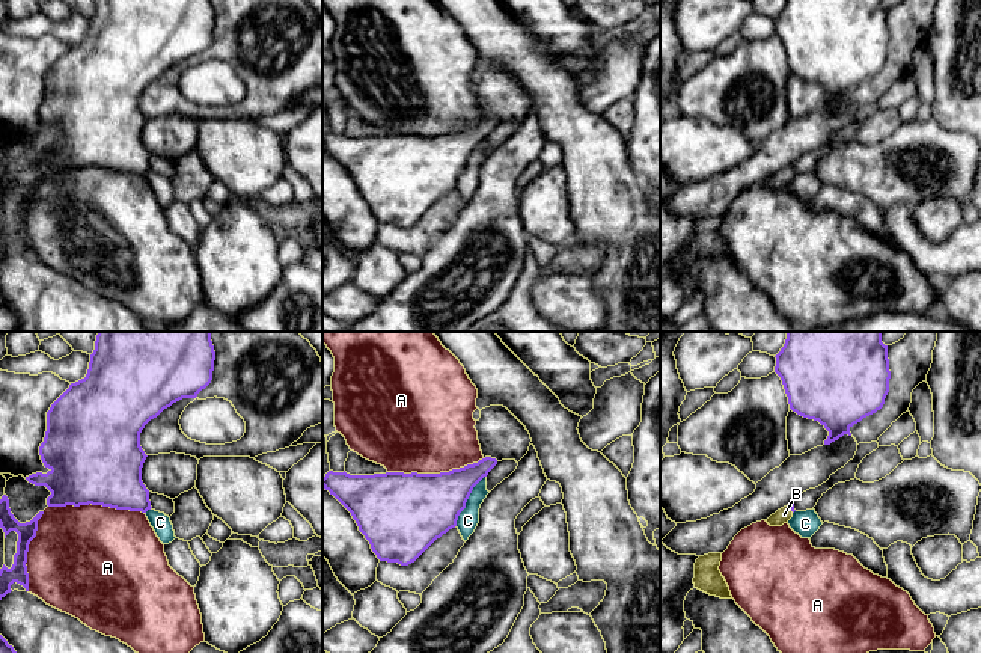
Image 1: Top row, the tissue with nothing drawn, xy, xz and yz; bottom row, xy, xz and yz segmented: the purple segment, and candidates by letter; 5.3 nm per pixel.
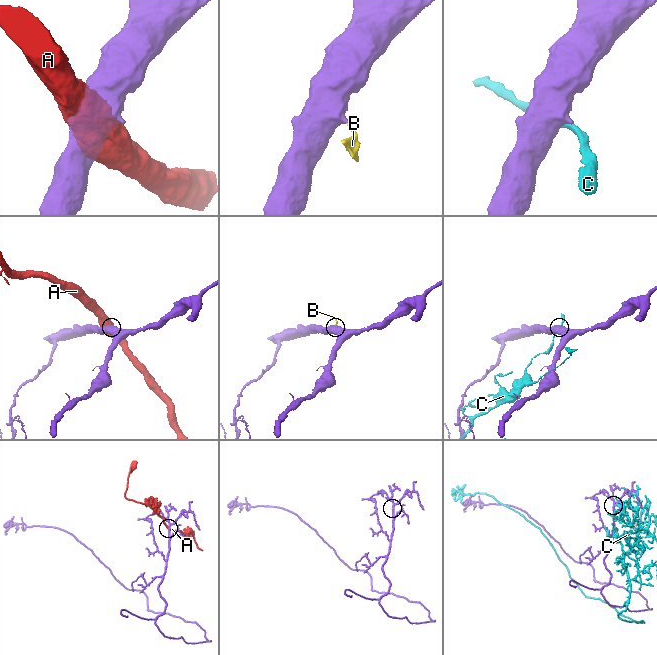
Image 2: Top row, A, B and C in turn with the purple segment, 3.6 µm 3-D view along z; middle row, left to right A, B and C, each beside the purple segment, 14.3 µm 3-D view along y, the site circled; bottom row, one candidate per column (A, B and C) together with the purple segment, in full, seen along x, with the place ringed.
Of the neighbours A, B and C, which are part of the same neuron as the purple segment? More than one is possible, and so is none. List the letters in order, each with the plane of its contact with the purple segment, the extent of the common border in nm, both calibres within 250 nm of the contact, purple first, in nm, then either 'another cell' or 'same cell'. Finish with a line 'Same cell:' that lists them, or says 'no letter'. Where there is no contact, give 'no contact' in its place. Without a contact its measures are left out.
A: xy | 500 nm | 500/500 nm | another cell
B: yz | 50 nm | 30/80 nm | same cell
C: xz | 320 nm | 360/110 nm | another cell
Same cell: B

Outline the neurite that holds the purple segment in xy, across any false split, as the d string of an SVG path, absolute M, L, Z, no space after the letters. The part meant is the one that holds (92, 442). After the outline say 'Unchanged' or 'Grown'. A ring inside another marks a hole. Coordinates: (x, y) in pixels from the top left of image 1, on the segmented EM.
M98 332L86 377L71 383L47 412L47 431L39 455L50 471L32 474L26 480L51 492L48 507L92 504L146 513L152 507L149 490L142 481L148 455L140 446L140 433L173 403L196 398L212 380L214 360L211 332Z. Unchanged

